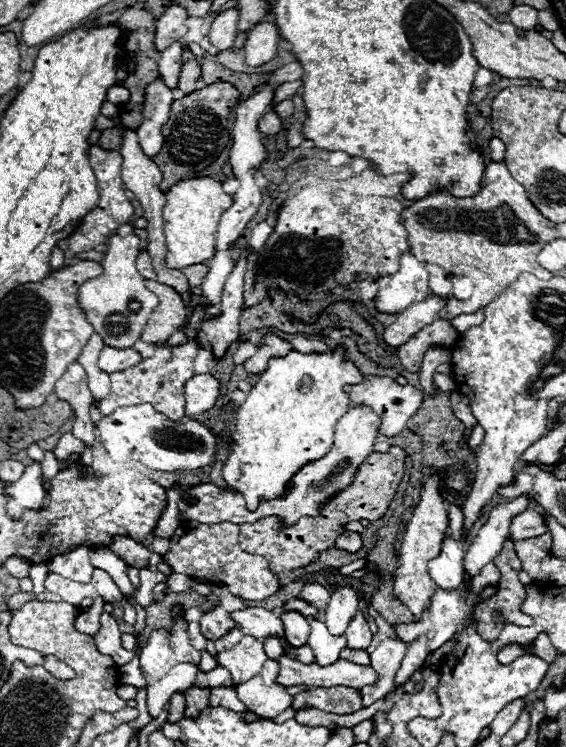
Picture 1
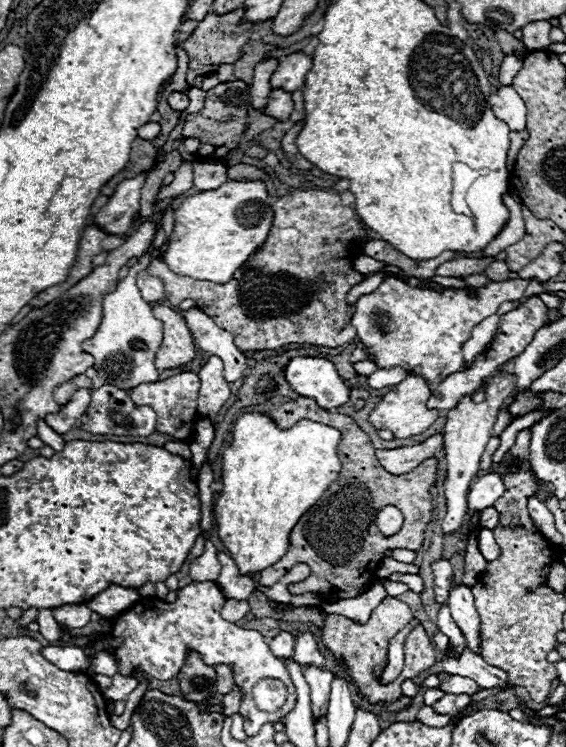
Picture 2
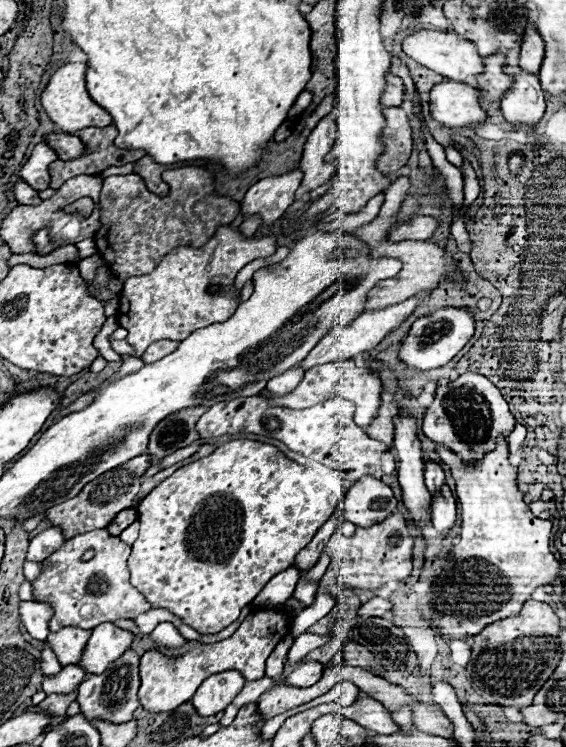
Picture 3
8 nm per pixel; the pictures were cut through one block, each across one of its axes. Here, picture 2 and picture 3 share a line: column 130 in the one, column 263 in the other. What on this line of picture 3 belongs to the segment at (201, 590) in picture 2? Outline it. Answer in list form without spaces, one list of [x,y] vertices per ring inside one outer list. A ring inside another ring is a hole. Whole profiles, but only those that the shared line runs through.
[[[284,606],[276,608],[260,608],[246,616],[246,620],[240,624],[240,628],[226,640],[218,644],[208,646],[196,646],[182,654],[180,658],[170,658],[160,654],[158,650],[148,650],[140,660],[140,690],[138,700],[140,706],[148,712],[166,712],[176,710],[180,704],[188,702],[198,686],[212,674],[224,672],[224,670],[238,670],[246,680],[258,680],[264,676],[264,666],[270,656],[270,652],[276,648],[276,644],[288,634],[292,626],[292,616]]]

